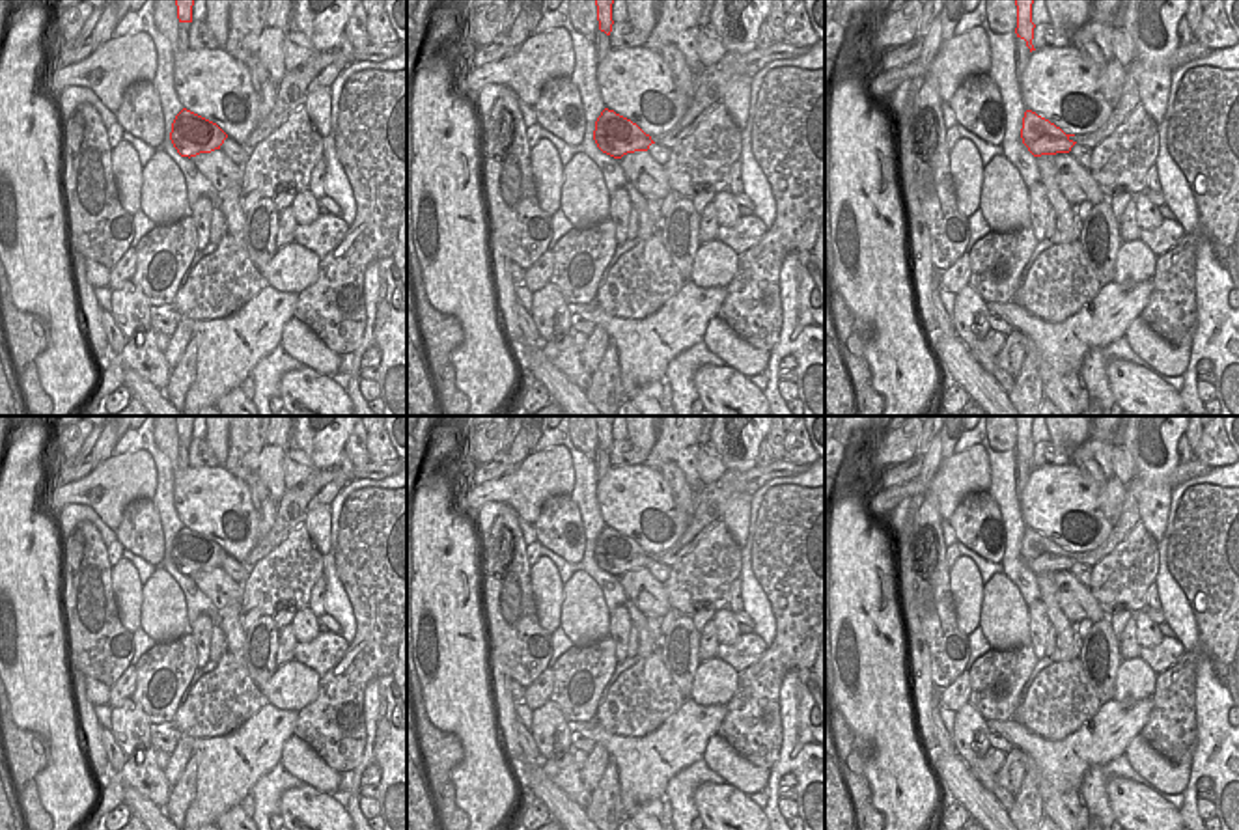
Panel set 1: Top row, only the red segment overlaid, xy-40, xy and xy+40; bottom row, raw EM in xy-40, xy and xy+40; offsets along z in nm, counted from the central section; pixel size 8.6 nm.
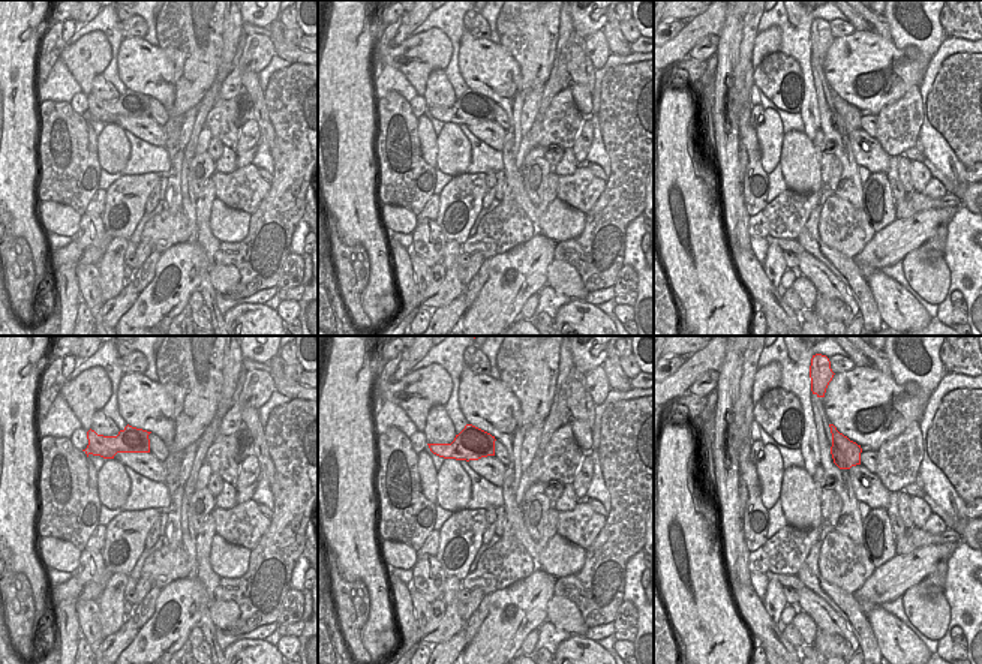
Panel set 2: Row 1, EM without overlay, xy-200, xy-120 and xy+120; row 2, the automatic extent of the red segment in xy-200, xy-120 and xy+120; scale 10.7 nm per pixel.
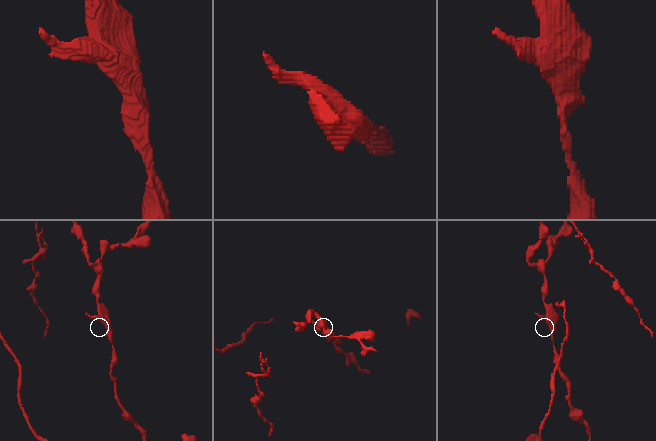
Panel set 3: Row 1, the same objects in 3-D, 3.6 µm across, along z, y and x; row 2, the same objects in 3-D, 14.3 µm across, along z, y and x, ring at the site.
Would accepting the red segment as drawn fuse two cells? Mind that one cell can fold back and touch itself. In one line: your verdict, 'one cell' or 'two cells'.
two cells

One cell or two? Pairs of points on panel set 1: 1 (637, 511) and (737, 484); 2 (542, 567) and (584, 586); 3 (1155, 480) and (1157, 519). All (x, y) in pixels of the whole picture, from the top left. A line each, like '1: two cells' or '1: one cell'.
1: two cells
2: two cells
3: one cell

